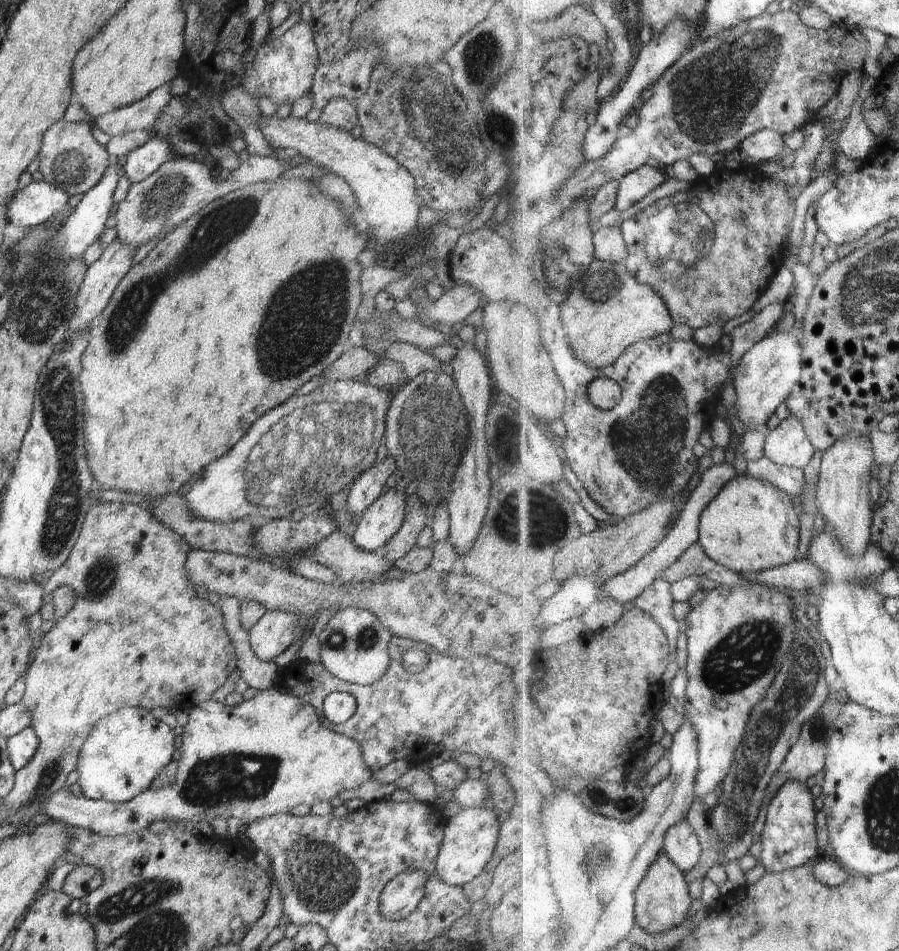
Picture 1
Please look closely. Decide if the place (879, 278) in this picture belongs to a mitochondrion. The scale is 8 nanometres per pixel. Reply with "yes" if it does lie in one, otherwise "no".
yes

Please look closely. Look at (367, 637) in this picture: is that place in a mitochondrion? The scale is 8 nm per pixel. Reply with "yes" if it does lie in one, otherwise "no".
yes

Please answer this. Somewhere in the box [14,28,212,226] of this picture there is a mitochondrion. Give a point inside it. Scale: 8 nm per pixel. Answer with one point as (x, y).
(72, 167)

